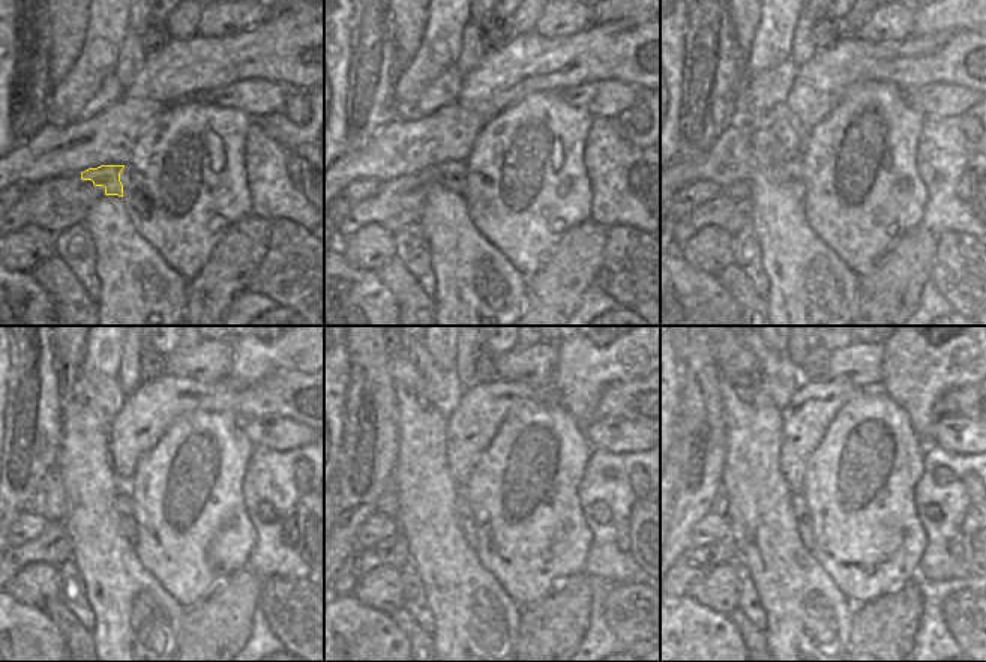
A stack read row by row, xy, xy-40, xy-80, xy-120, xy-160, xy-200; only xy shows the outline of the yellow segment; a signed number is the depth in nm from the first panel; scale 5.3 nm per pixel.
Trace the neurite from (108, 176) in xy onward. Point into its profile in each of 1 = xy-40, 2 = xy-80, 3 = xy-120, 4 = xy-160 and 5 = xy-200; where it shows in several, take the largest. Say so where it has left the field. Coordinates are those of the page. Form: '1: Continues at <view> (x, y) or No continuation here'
1: Continues at xy-40 (452, 174)
2: Continues at xy-80 (790, 174)
3: Continues at xy-120 (122, 505)
4: Continues at xy-160 (464, 514)
5: Continues at xy-200 (800, 511).

